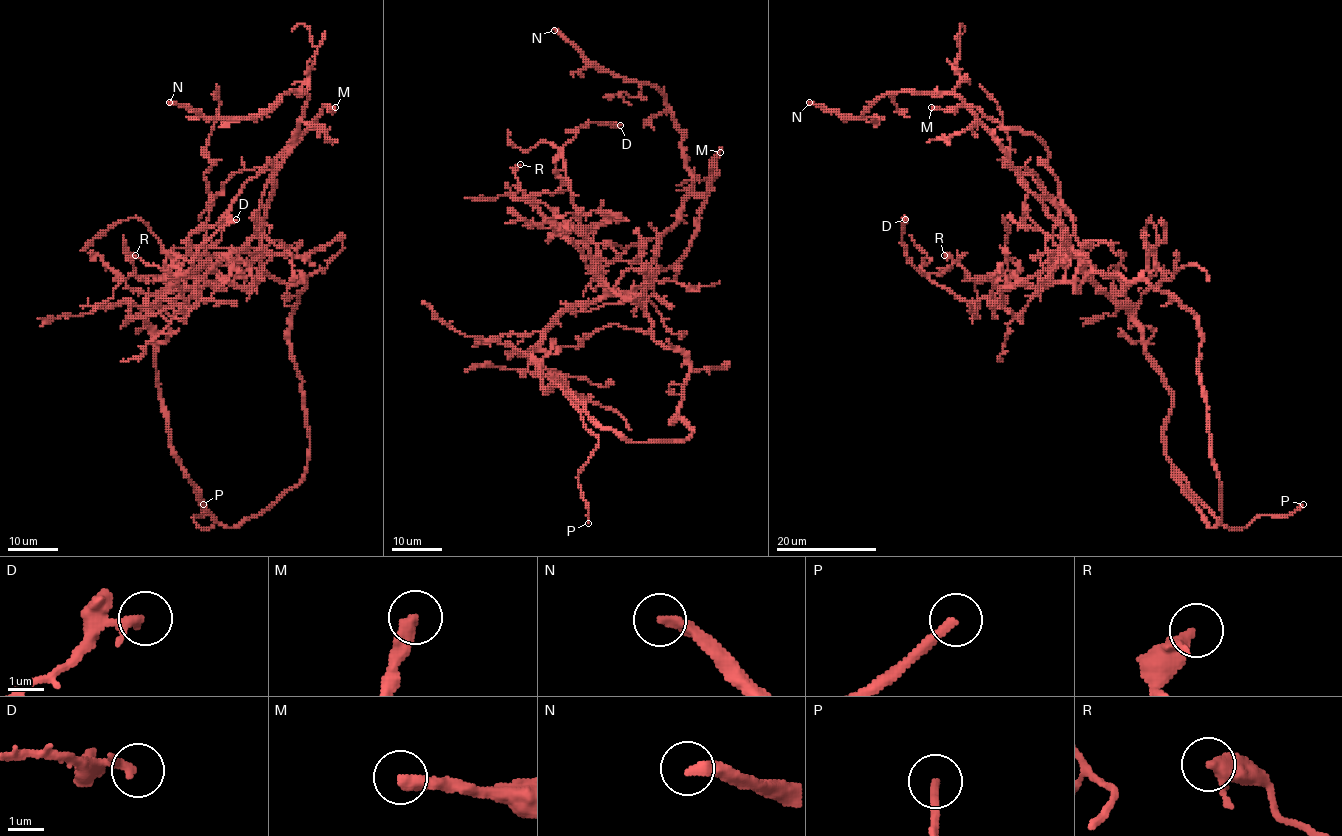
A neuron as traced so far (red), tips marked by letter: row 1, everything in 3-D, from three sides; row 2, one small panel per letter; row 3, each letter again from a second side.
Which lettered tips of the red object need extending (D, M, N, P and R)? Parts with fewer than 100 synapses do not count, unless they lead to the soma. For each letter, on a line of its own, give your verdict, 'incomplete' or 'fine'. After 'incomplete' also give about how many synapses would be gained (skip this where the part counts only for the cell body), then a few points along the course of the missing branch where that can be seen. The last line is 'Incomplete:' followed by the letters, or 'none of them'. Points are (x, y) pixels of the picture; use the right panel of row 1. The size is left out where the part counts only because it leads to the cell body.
D: fine
M: incomplete; 130 synapses; course (931, 107), (887, 88), (838, 88), (827, 82), (793, 87), (775, 67), (779, 54)
N: incomplete; 160 synapses
P: fine
R: fine
Incomplete: M, N

